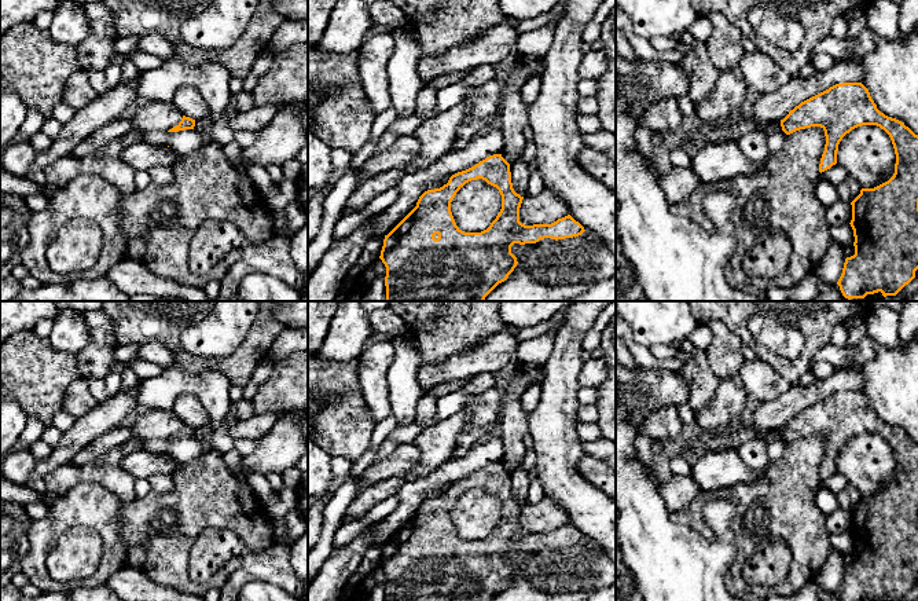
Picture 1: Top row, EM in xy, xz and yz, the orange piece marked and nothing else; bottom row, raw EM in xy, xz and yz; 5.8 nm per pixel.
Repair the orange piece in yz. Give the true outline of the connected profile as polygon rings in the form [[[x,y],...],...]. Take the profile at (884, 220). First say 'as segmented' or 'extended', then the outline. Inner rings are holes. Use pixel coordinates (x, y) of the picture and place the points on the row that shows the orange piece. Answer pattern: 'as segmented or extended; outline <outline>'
as segmented; outline [[[862,83],[836,84],[801,102],[781,120],[786,135],[811,127],[820,127],[825,131],[826,144],[819,164],[820,173],[837,164],[838,144],[842,138],[862,125],[877,125],[889,135],[896,164],[895,173],[888,182],[874,188],[862,188],[851,202],[849,224],[855,237],[855,254],[845,259],[837,282],[848,300],[864,298],[878,292],[884,297],[896,296],[915,278],[918,270],[918,135],[904,122],[881,113]]]

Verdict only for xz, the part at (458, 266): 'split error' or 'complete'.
complete

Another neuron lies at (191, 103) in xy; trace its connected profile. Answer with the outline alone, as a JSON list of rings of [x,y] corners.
[[[194,87],[179,88],[172,103],[181,111],[183,116],[195,121],[210,117],[210,109],[205,98]]]

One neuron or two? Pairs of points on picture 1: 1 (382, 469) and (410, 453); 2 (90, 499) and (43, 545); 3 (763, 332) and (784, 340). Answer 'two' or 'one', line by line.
1: one
2: one
3: one

